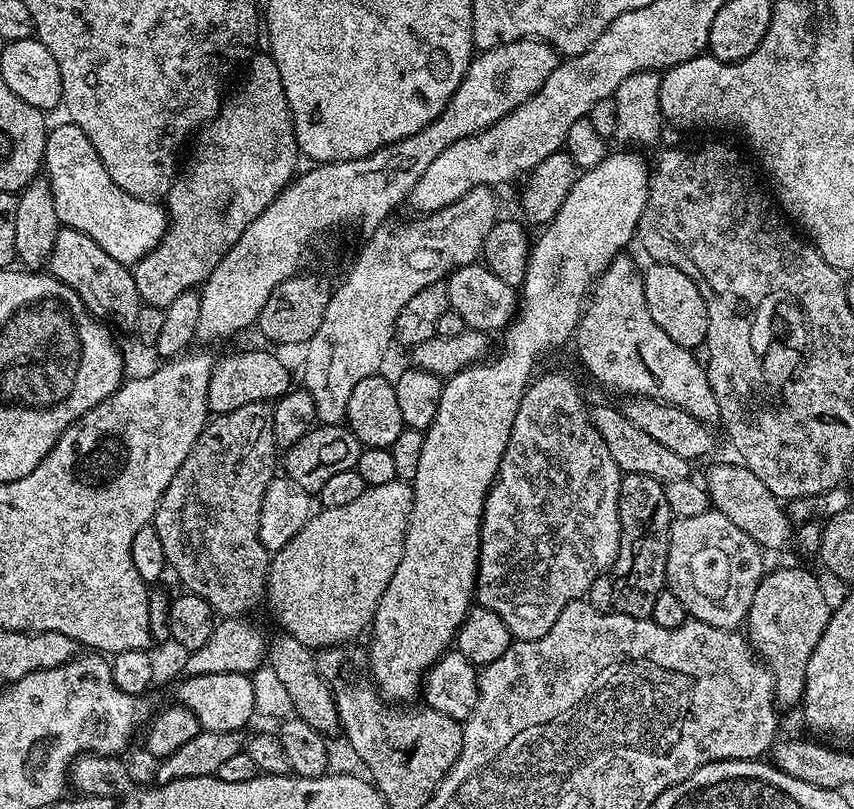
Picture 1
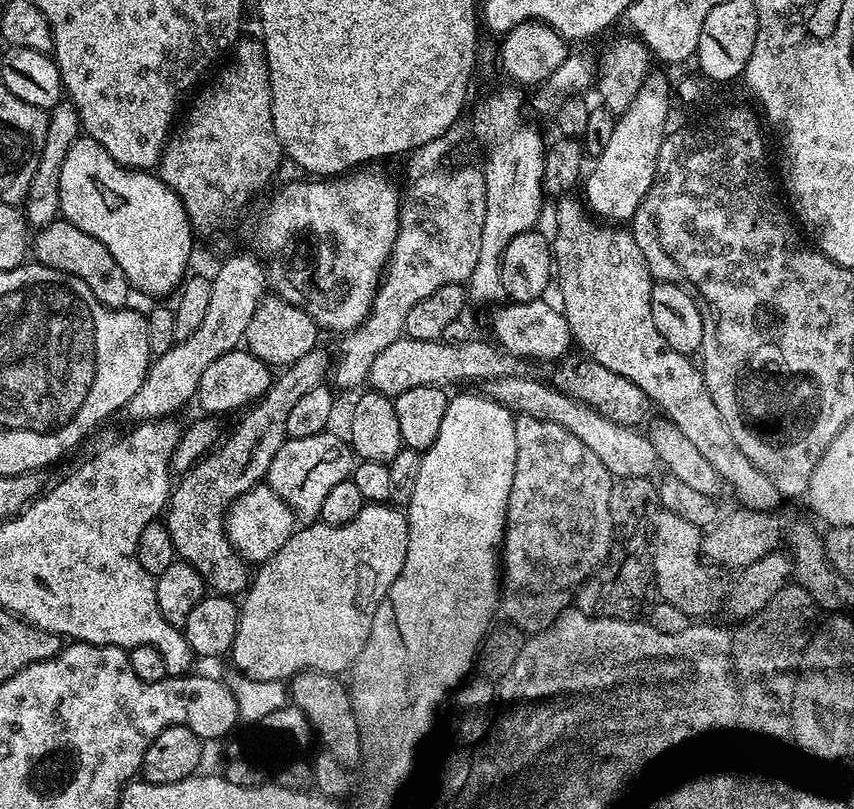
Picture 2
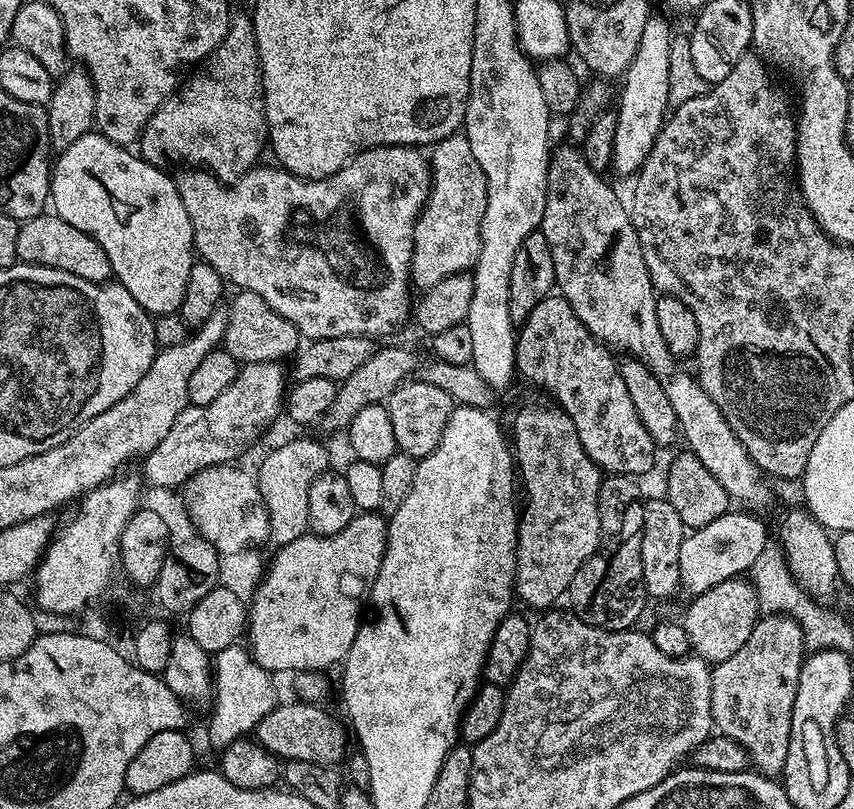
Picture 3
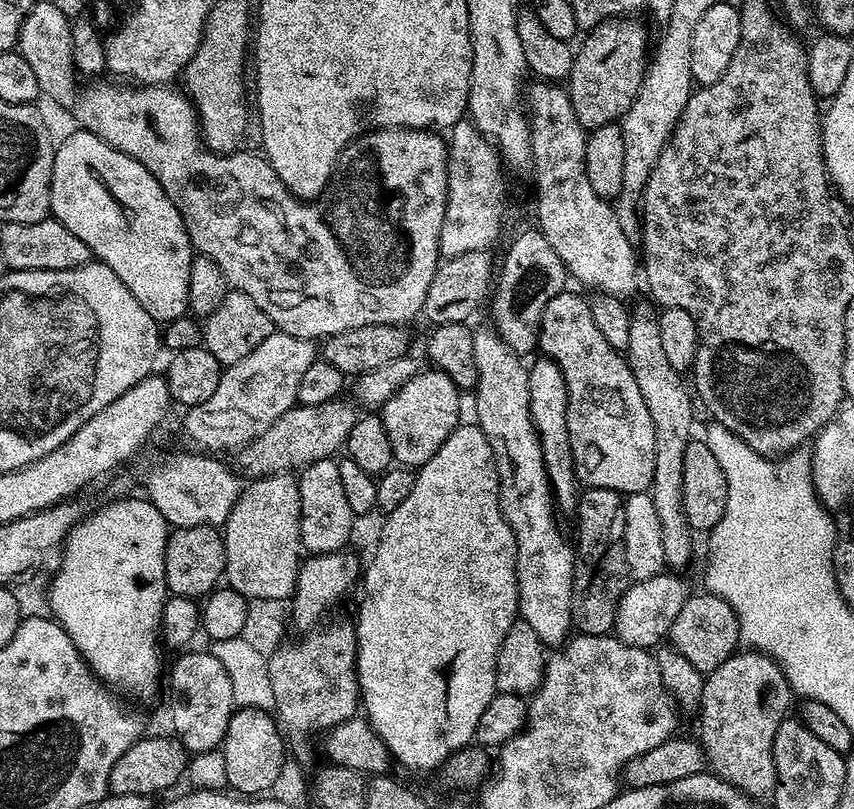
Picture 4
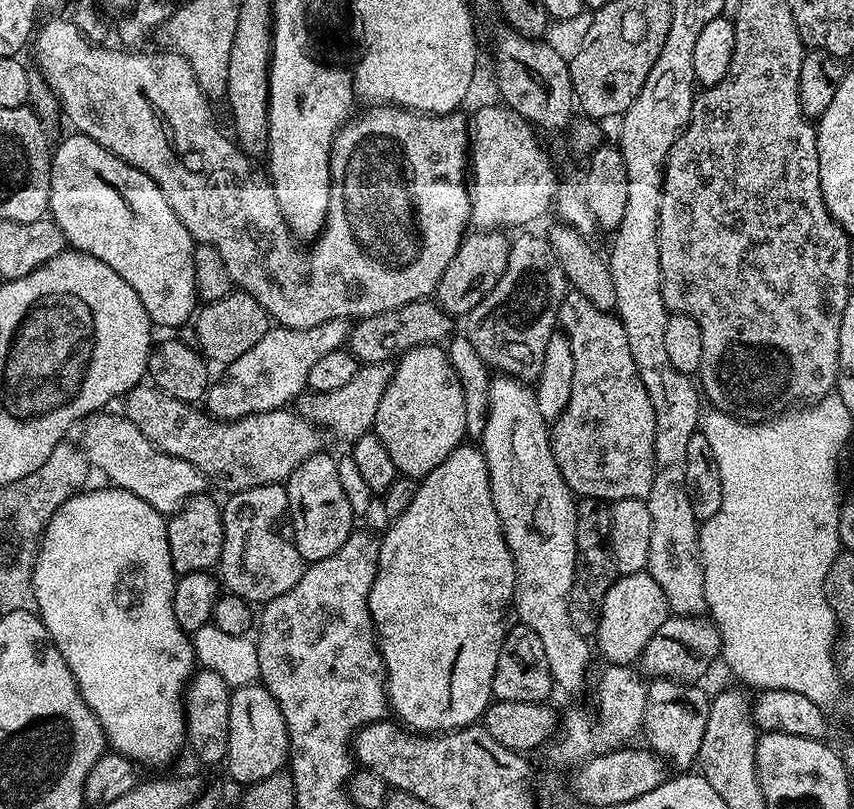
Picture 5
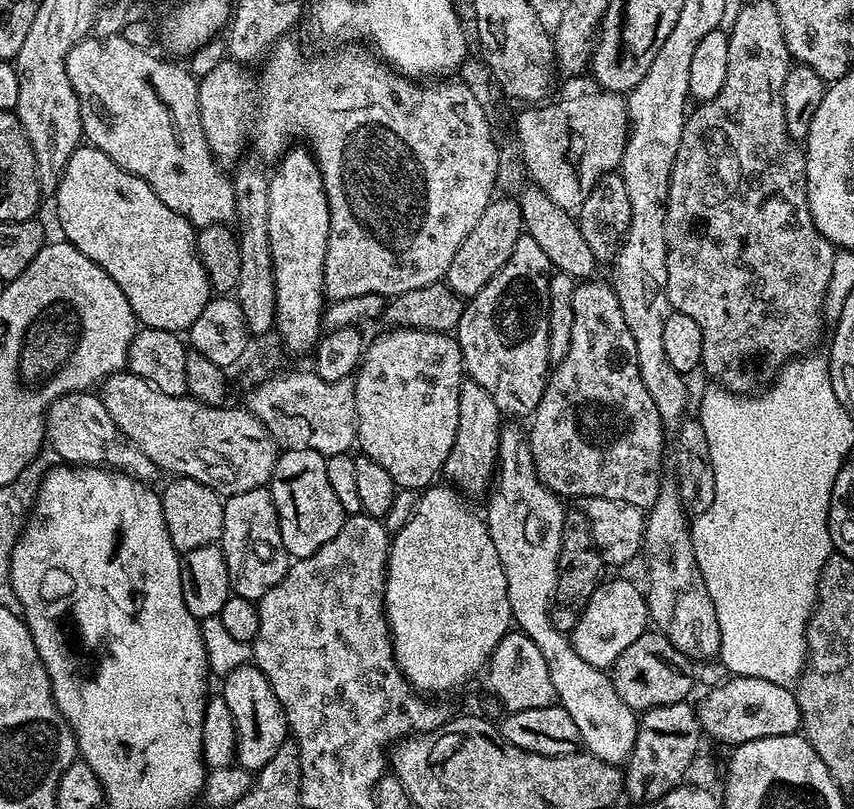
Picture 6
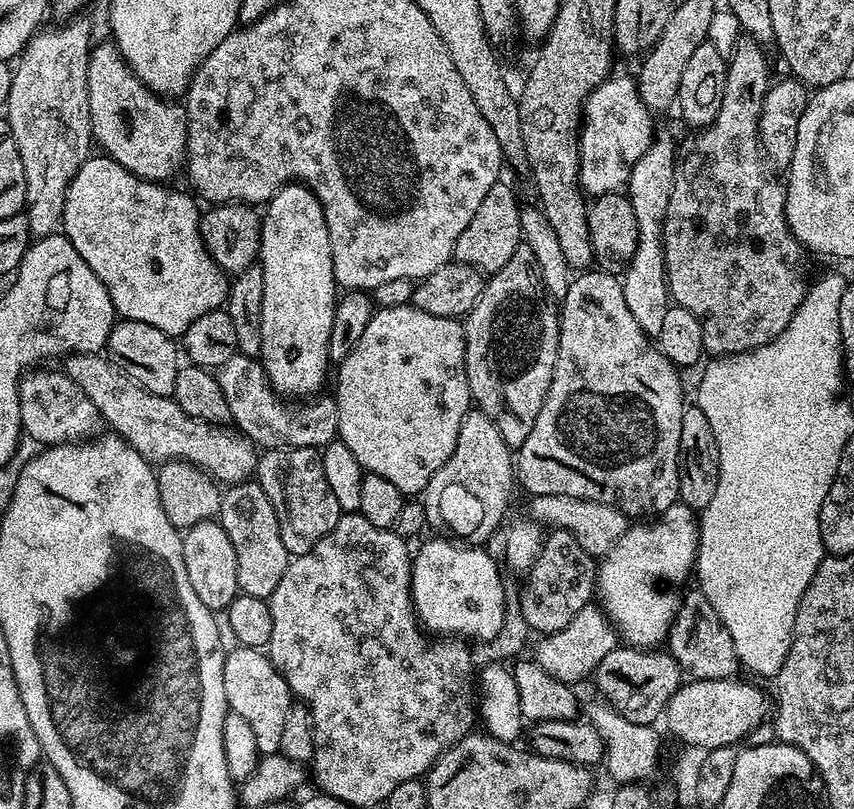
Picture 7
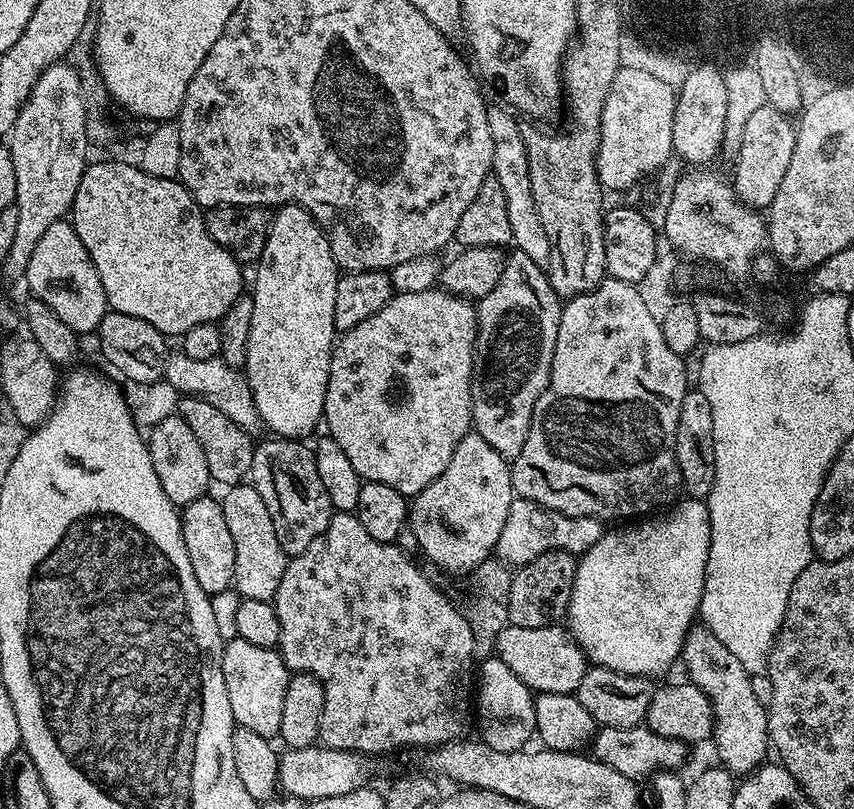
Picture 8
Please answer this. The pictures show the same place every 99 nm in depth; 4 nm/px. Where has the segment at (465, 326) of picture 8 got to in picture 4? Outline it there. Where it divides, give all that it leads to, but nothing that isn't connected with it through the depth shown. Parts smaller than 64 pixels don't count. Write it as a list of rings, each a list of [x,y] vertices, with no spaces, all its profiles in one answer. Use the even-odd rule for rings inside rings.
[[[421,370],[417,376],[410,378],[398,394],[391,396],[382,409],[386,434],[390,438],[390,446],[395,463],[400,466],[407,466],[418,470],[450,438],[454,429],[459,428],[462,423],[460,417],[460,396],[461,389],[456,383],[439,370]]]

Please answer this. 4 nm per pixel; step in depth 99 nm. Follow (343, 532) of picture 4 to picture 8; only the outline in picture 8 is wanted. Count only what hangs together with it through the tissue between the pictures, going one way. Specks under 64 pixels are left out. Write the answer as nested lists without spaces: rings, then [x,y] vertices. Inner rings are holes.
[[[268,438],[254,447],[250,482],[262,494],[262,502],[266,502],[266,510],[270,510],[270,518],[274,518],[274,534],[278,534],[278,542],[282,550],[290,558],[302,554],[326,526],[330,526],[334,509],[330,502],[330,494],[326,494],[326,486],[322,486],[322,477],[318,474],[316,453],[296,438]]]

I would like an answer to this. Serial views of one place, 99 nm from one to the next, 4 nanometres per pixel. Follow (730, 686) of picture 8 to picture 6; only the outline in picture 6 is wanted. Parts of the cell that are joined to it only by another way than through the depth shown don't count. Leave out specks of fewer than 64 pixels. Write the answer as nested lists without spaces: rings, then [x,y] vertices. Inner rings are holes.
[[[668,478],[661,483],[658,498],[652,503],[651,508],[647,509],[642,556],[643,559],[648,559],[646,597],[648,614],[655,631],[664,635],[683,656],[693,662],[704,660],[707,656],[719,657],[722,630],[718,630],[718,610],[714,610],[714,602],[710,602],[710,590],[706,590],[702,570],[698,570],[698,558],[694,558],[690,517],[682,506],[675,479]]]

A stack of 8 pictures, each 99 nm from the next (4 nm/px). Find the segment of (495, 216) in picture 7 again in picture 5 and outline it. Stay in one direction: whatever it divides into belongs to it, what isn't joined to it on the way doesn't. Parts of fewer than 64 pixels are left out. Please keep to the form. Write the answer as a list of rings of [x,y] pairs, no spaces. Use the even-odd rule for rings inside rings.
[[[472,230],[465,235],[454,258],[450,258],[450,266],[446,266],[434,293],[434,303],[446,315],[453,318],[467,317],[468,312],[474,310],[474,306],[478,306],[478,302],[482,302],[490,290],[494,290],[510,258],[510,240],[503,235],[505,233],[500,230]]]

